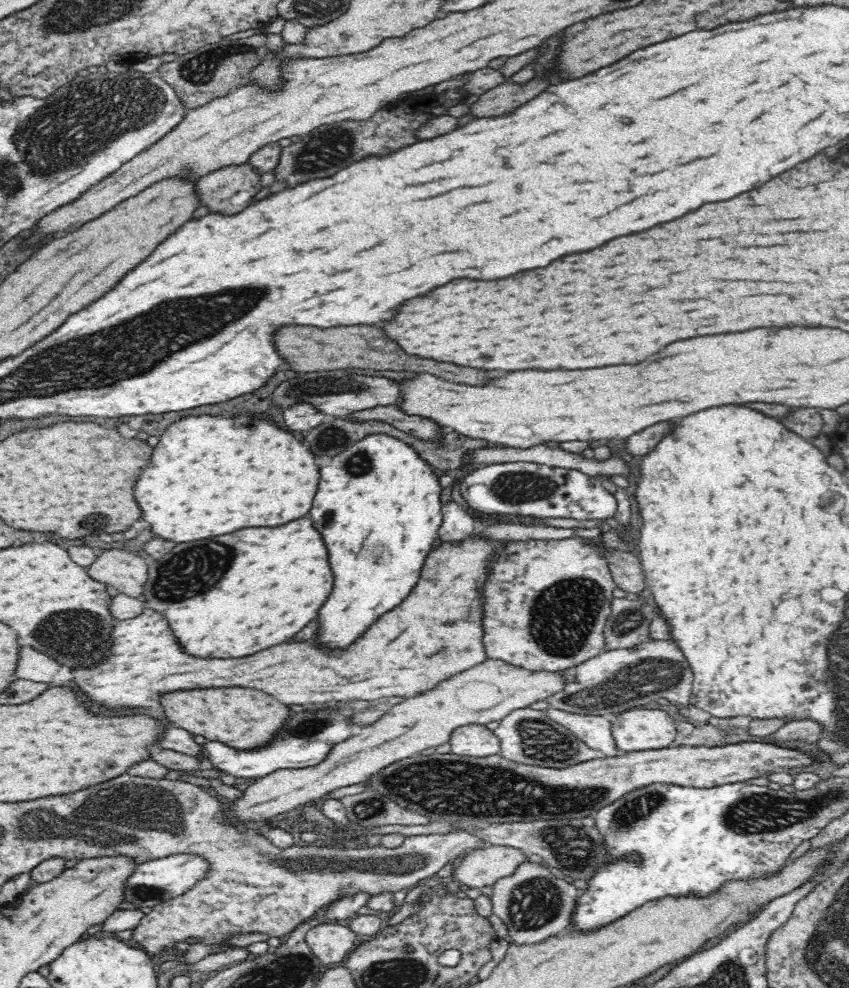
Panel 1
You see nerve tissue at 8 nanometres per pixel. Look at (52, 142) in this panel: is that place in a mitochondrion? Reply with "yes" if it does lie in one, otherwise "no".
yes

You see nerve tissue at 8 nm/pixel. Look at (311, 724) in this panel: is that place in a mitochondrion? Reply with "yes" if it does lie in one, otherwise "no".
yes

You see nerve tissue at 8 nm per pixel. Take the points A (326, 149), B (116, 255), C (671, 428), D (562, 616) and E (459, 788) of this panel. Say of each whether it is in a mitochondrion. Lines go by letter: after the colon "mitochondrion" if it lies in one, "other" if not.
A: mitochondrion
B: other
C: other
D: mitochondrion
E: mitochondrion

